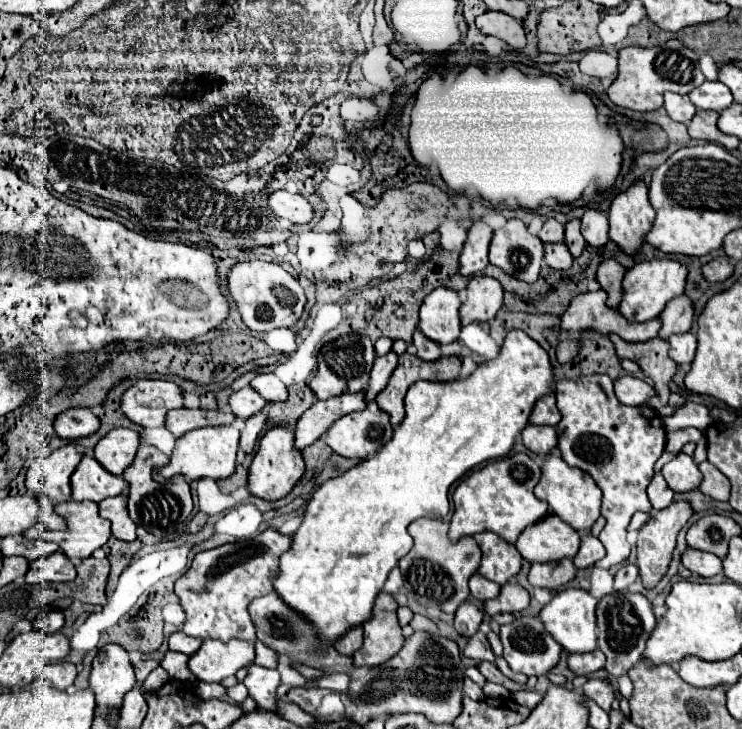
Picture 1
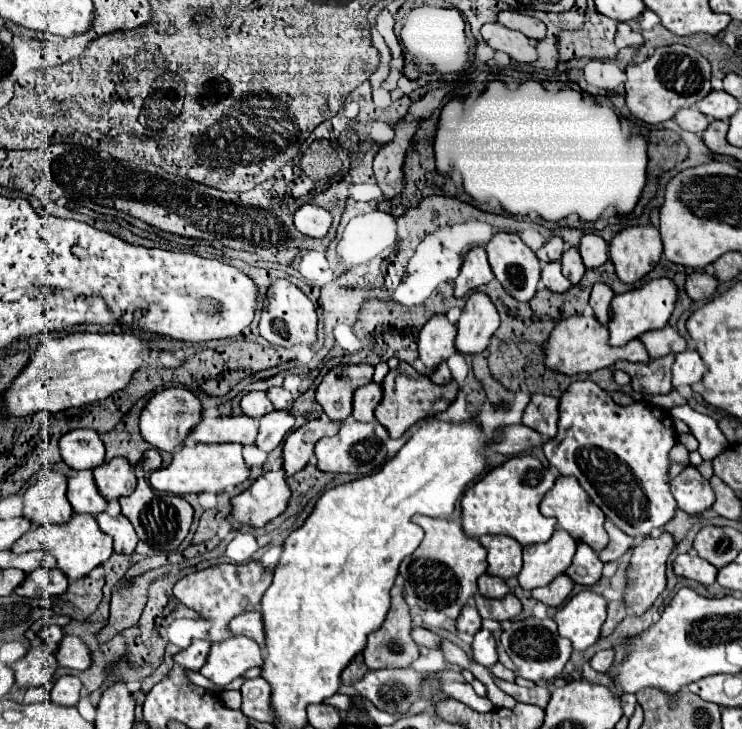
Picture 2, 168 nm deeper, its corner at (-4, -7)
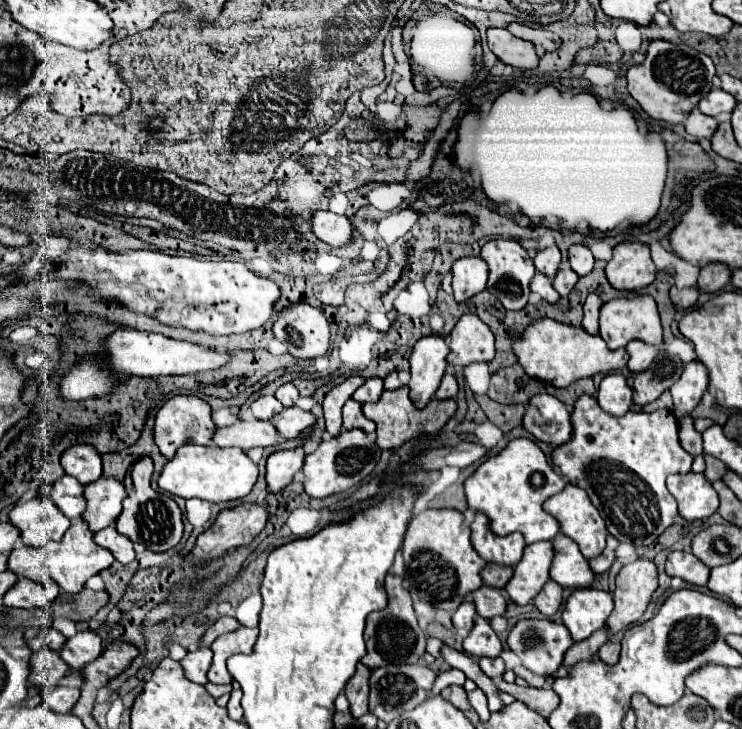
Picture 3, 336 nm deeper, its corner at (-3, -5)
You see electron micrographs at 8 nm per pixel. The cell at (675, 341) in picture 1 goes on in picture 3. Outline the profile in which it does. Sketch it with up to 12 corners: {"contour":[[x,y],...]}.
{"contour":[[700,360],[684,364],[670,388],[674,414],[682,420],[696,408],[706,386]]}

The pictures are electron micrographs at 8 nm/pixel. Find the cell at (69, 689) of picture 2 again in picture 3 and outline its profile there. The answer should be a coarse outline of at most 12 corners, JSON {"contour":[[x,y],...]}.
{"contour":[[54,686],[44,704],[52,712],[70,712],[80,688]]}

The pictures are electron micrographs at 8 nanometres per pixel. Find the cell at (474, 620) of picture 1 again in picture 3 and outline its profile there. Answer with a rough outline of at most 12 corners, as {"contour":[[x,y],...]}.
{"contour":[[462,602],[452,616],[454,628],[472,630],[472,602]]}

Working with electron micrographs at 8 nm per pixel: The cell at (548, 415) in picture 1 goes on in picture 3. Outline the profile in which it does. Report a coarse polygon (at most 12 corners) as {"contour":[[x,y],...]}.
{"contour":[[550,394],[530,398],[524,428],[560,446],[572,436],[570,412]]}

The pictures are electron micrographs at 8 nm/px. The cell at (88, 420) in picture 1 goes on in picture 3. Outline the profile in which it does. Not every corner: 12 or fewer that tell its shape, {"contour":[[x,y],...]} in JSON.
{"contour":[[90,444],[70,446],[60,462],[82,484],[102,476],[102,458]]}

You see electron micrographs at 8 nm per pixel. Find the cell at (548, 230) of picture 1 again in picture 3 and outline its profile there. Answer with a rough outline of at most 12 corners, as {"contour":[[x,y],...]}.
{"contour":[[558,246],[538,250],[534,266],[554,278],[560,266]]}

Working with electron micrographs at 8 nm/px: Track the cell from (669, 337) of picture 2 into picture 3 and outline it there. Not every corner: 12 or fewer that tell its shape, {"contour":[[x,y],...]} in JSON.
{"contour":[[642,340],[628,342],[628,370],[650,368],[662,346]]}

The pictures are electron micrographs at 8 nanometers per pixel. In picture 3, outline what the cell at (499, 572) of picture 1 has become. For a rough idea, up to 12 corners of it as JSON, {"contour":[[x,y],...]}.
{"contour":[[476,514],[472,546],[488,564],[514,566],[522,534],[490,534]]}

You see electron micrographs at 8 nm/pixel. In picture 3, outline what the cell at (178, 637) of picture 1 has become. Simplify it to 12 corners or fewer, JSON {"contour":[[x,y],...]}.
{"contour":[[208,646],[188,652],[180,664],[186,678],[198,684],[208,682],[212,662]]}

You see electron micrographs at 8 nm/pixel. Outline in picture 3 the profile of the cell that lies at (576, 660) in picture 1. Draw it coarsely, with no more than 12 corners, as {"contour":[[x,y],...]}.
{"contour":[[606,642],[598,658],[614,666],[620,658],[620,644]]}

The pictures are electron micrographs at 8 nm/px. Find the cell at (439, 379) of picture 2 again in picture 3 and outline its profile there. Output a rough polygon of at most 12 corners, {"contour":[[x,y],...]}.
{"contour":[[444,374],[436,398],[456,398],[458,384],[452,374]]}

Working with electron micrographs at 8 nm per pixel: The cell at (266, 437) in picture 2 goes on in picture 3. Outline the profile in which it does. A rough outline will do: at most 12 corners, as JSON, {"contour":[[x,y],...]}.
{"contour":[[296,406],[272,418],[284,440],[296,438],[316,424],[310,412]]}

